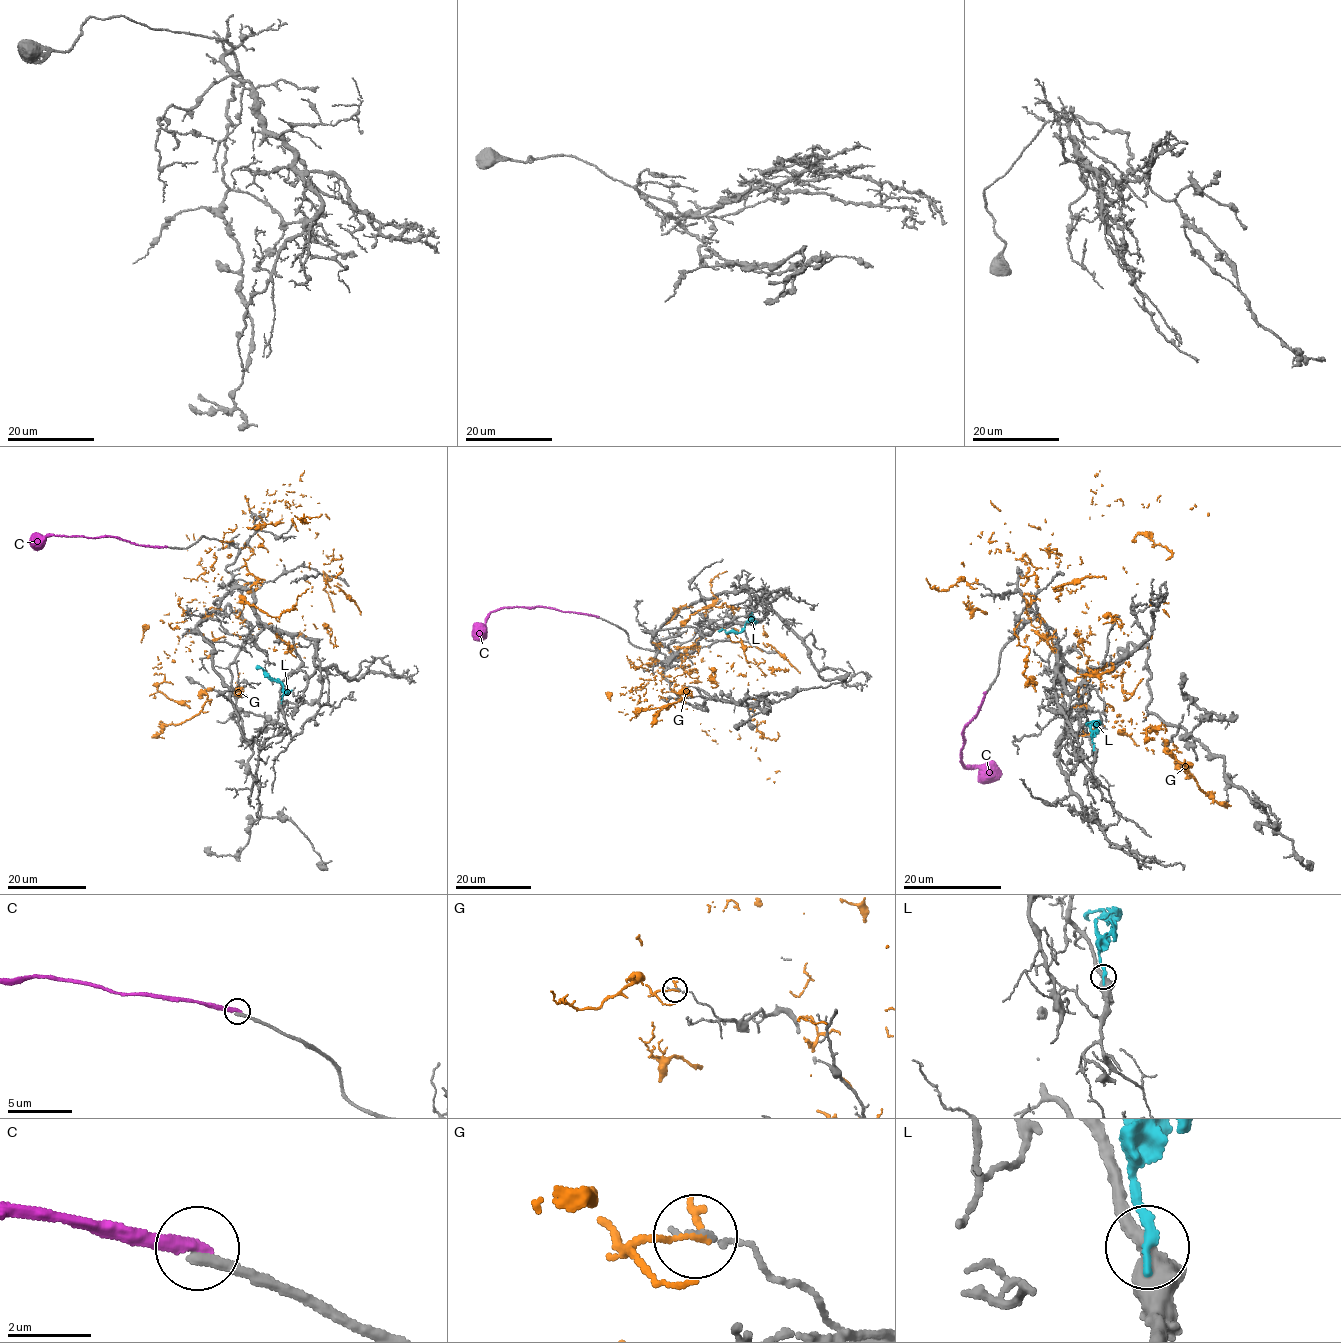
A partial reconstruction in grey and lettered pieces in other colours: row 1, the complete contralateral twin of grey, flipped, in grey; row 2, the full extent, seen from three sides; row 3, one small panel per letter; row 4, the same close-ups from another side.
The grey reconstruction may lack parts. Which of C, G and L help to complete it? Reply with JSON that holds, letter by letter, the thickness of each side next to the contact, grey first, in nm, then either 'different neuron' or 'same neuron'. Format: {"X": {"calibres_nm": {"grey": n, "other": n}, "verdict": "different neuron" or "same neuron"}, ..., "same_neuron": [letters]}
{"C": {"calibres_nm": {"grey": 280, "other": 320}, "verdict": "different neuron"}, "G": {"calibres_nm": {"grey": 150, "other": 180}, "verdict": "different neuron"}, "L": {"calibres_nm": {"grey": 500, "other": 240}, "verdict": "different neuron"}, "same_neuron": []}

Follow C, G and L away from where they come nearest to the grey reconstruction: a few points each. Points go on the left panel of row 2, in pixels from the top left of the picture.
C: (166, 546), (135, 544), (103, 536), (51, 534), (30, 544)
G: (292, 524), (275, 500), (252, 554), (212, 549), (157, 689), (194, 715), (243, 673)
L: (282, 701), (282, 683), (270, 679), (262, 668), (255, 667)

